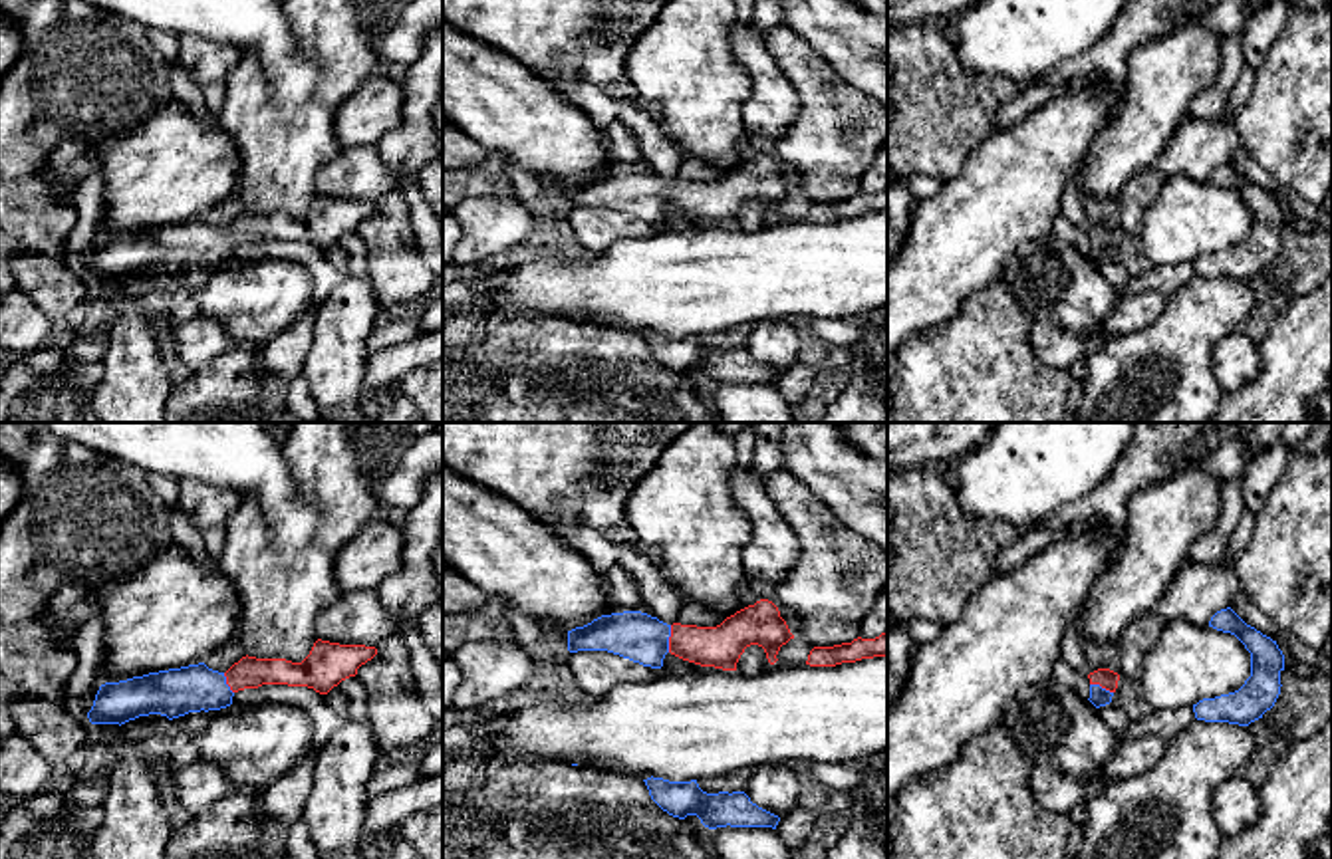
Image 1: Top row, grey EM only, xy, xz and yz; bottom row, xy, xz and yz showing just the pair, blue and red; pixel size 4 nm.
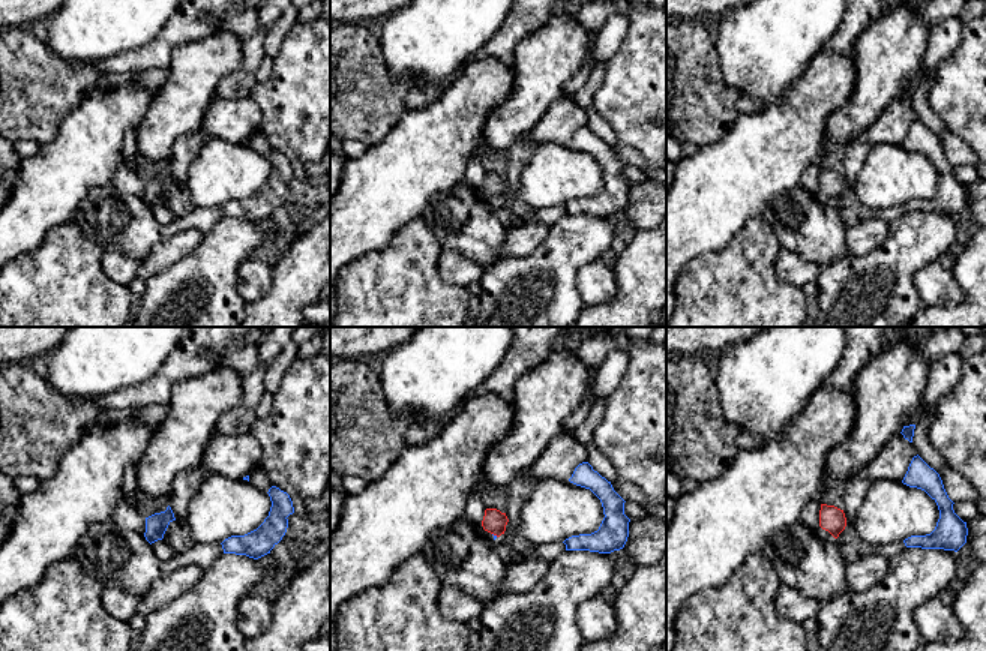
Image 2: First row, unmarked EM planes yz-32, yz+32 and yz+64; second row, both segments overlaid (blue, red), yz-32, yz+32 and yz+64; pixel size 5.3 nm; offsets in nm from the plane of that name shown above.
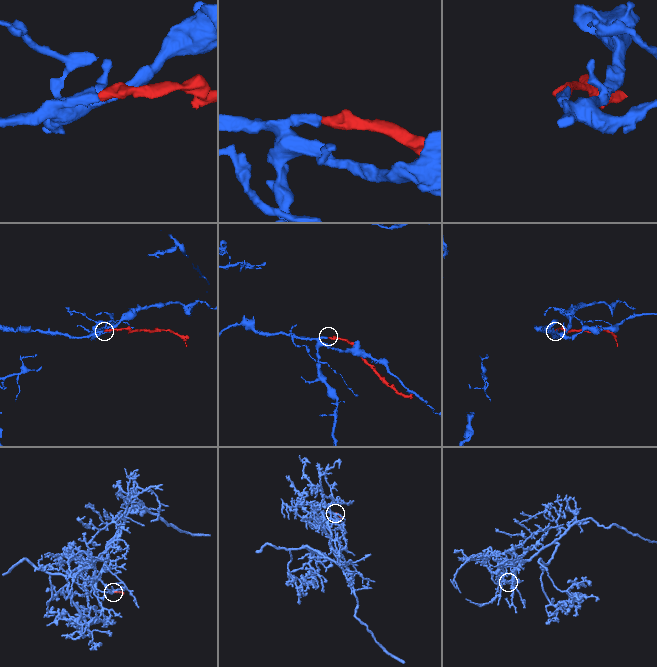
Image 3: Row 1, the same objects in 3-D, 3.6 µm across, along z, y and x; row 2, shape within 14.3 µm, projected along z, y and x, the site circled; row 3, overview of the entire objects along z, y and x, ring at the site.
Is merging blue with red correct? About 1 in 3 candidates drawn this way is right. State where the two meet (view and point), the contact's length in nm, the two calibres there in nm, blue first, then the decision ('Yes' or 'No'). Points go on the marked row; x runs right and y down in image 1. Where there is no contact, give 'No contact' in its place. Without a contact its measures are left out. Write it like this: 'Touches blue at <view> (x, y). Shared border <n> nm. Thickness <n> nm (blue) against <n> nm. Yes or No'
Touches blue at xz (667, 639). Shared border 110 nm. Thickness 200 nm (blue) against 170 nm. Yes

